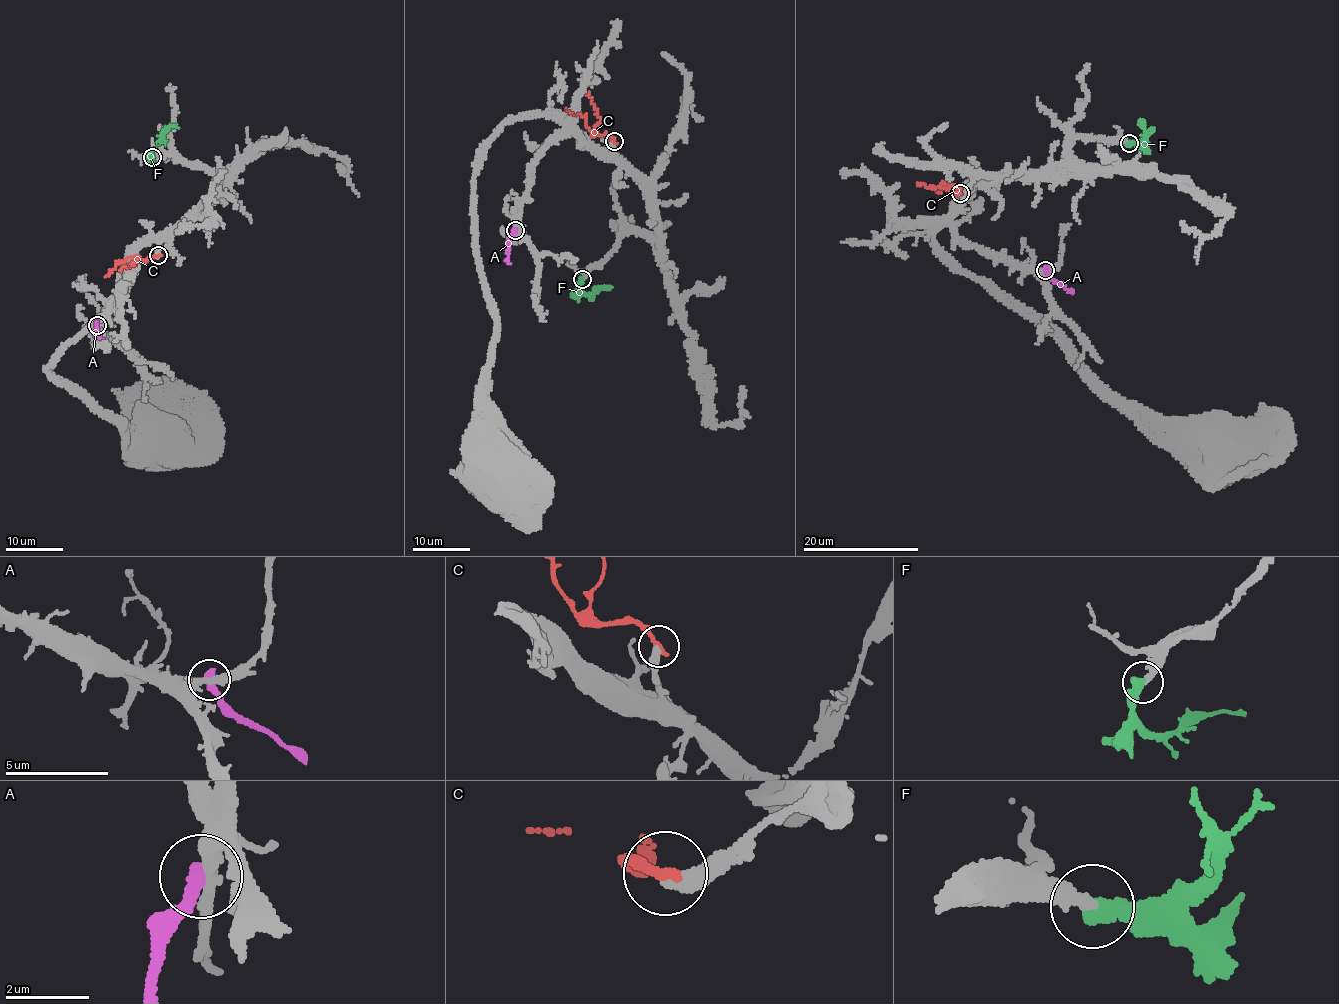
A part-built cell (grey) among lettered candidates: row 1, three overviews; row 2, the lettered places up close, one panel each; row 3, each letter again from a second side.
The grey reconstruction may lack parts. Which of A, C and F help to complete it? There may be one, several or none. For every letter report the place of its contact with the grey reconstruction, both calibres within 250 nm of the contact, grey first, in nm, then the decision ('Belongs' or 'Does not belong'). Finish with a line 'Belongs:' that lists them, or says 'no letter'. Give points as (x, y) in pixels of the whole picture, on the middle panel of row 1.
A: Touches grey at (515, 230). Thickness 320 nm (grey) against 400 nm. Does not belong
C: Touches grey at (614, 141). Thickness 400 nm (grey) against 280 nm. Does not belong
F: Touches grey at (582, 279). Thickness 300 nm (grey) against 500 nm. Belongs
Belongs: F

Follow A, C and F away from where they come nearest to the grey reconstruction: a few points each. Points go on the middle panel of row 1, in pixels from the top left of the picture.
A: (515, 230), (509, 241), (509, 263)
C: (614, 141), (607, 135), (598, 135), (594, 130), (599, 117), (588, 90)
F: (582, 279), (580, 290), (587, 294), (611, 288)

